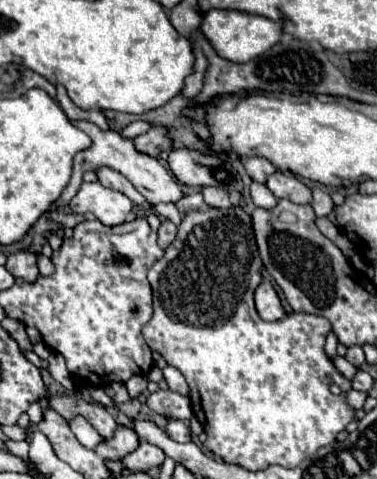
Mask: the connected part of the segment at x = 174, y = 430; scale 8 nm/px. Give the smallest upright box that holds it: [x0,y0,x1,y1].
[167,418,191,442]

